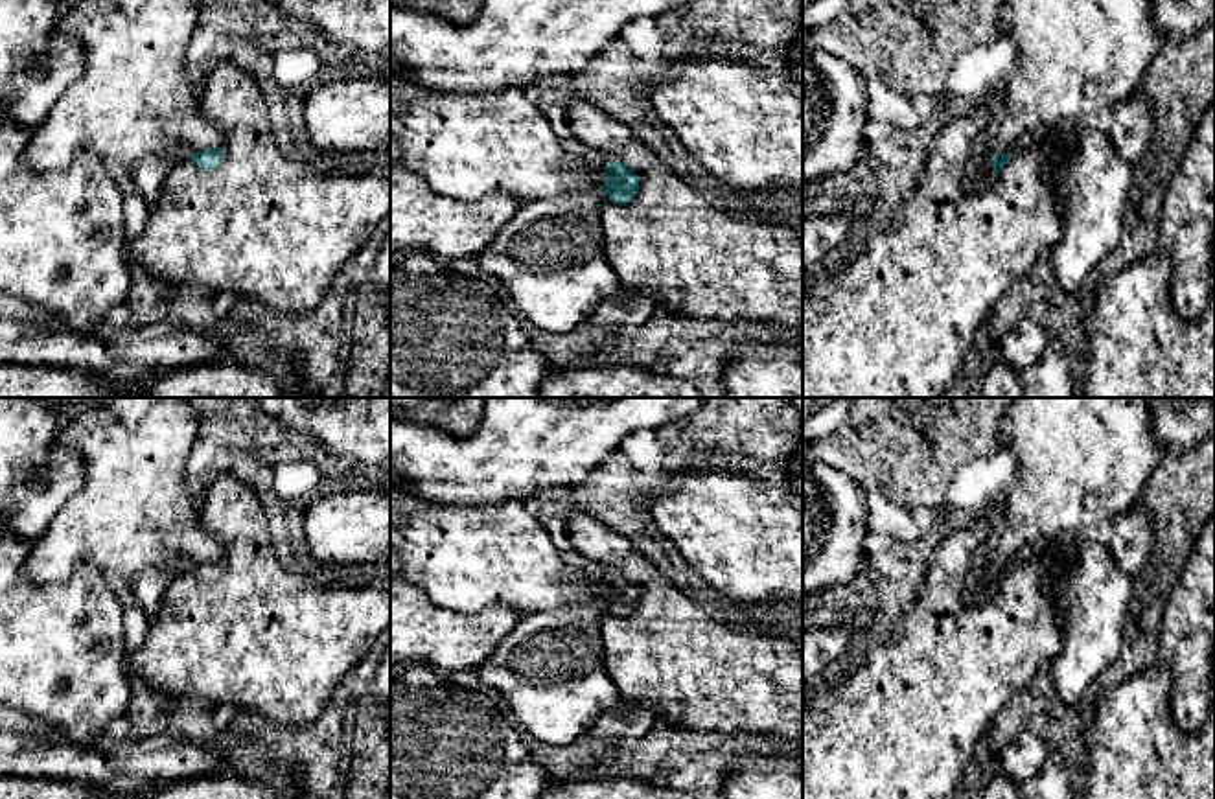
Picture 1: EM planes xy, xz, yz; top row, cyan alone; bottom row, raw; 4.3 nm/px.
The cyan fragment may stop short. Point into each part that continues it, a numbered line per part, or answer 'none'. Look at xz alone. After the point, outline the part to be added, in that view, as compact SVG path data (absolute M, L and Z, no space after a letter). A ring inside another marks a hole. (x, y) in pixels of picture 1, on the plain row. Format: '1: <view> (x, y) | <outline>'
1: xz (549, 669) | M587 600L519 617L515 628L479 666L480 679L510 705L514 720L543 744L567 746L582 738L600 716L622 707L622 696L604 665L604 611L604 600Z

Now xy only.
none

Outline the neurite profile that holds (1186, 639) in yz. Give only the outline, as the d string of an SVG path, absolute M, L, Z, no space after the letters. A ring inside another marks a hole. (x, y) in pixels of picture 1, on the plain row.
M1215 512L1206 521L1158 630L1158 665L1171 674L1171 712L1182 733L1202 727L1215 701Z

